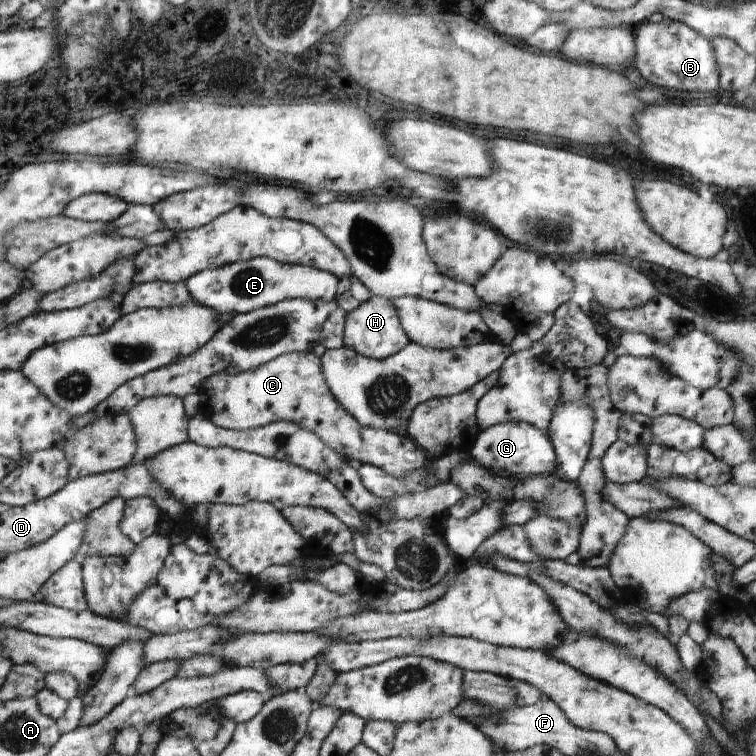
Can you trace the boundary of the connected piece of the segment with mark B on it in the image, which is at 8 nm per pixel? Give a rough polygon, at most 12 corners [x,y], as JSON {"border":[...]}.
{"border":[[663,18],[633,28],[631,63],[656,86],[720,97],[715,48]]}

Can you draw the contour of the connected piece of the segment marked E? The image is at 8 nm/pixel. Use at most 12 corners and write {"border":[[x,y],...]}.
{"border":[[270,257],[185,281],[218,314],[334,301],[339,278]]}

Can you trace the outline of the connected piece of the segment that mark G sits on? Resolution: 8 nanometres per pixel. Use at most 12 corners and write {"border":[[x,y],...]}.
{"border":[[498,423],[468,453],[512,477],[556,472],[548,432]]}

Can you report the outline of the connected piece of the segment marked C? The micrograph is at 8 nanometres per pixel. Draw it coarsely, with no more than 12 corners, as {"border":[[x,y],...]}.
{"border":[[288,353],[201,382],[223,429],[290,421],[350,463],[401,479],[428,462],[410,438],[363,427],[321,358]]}

